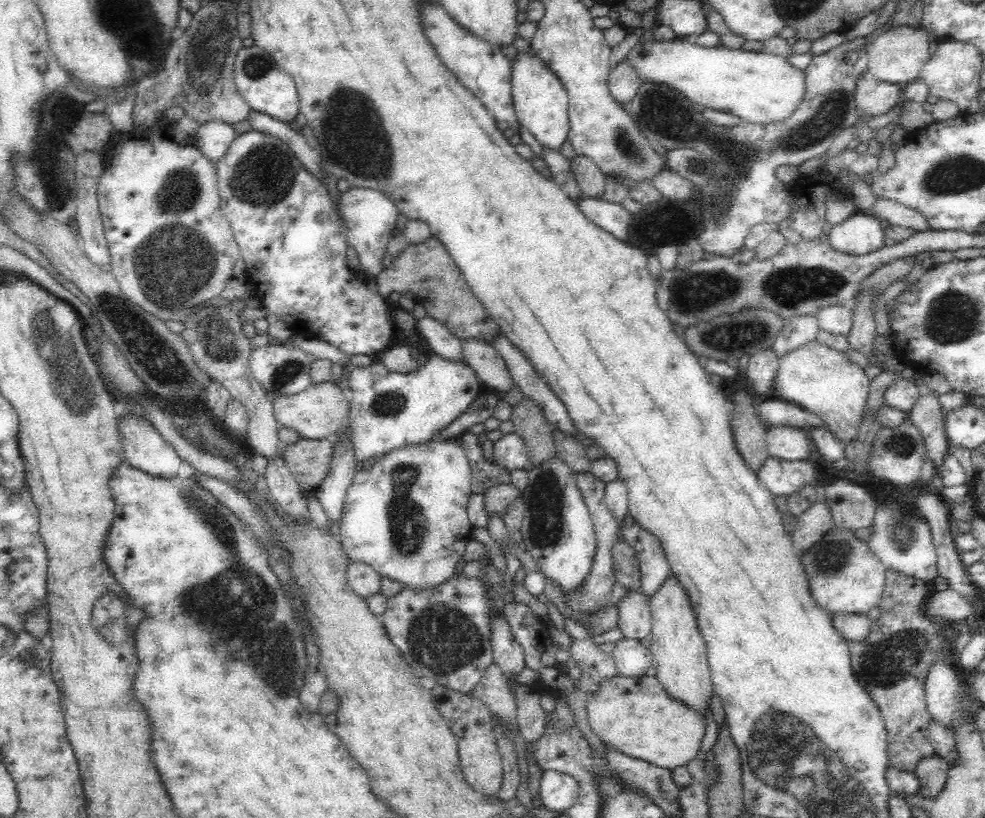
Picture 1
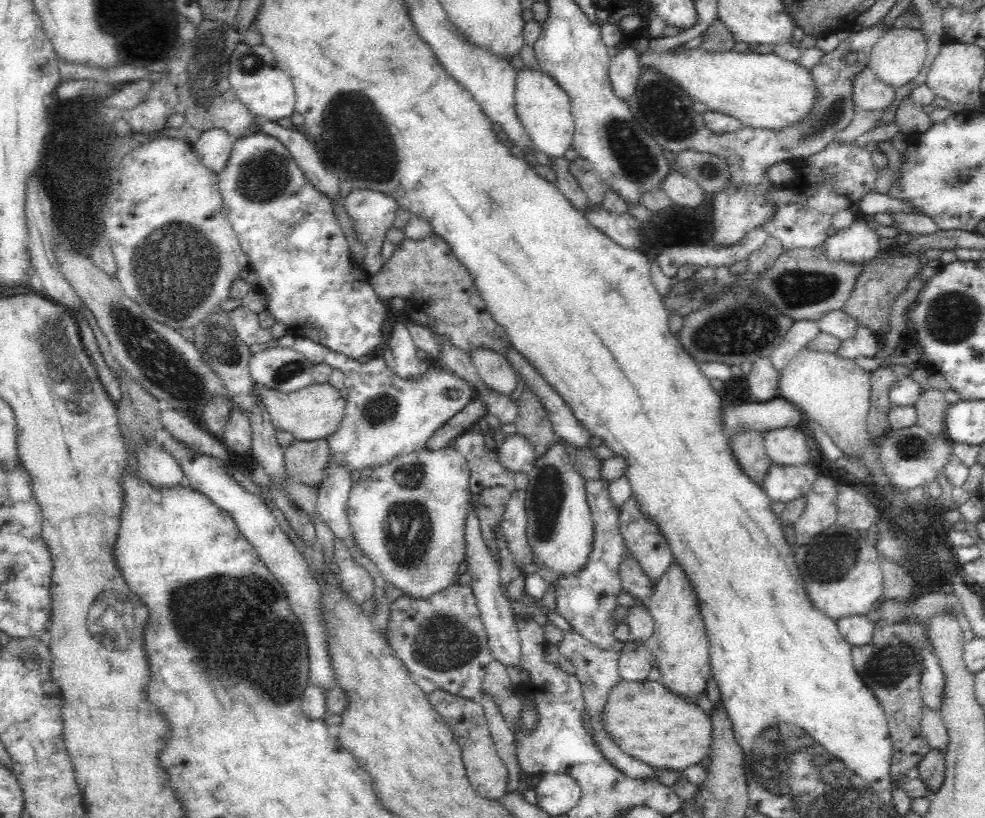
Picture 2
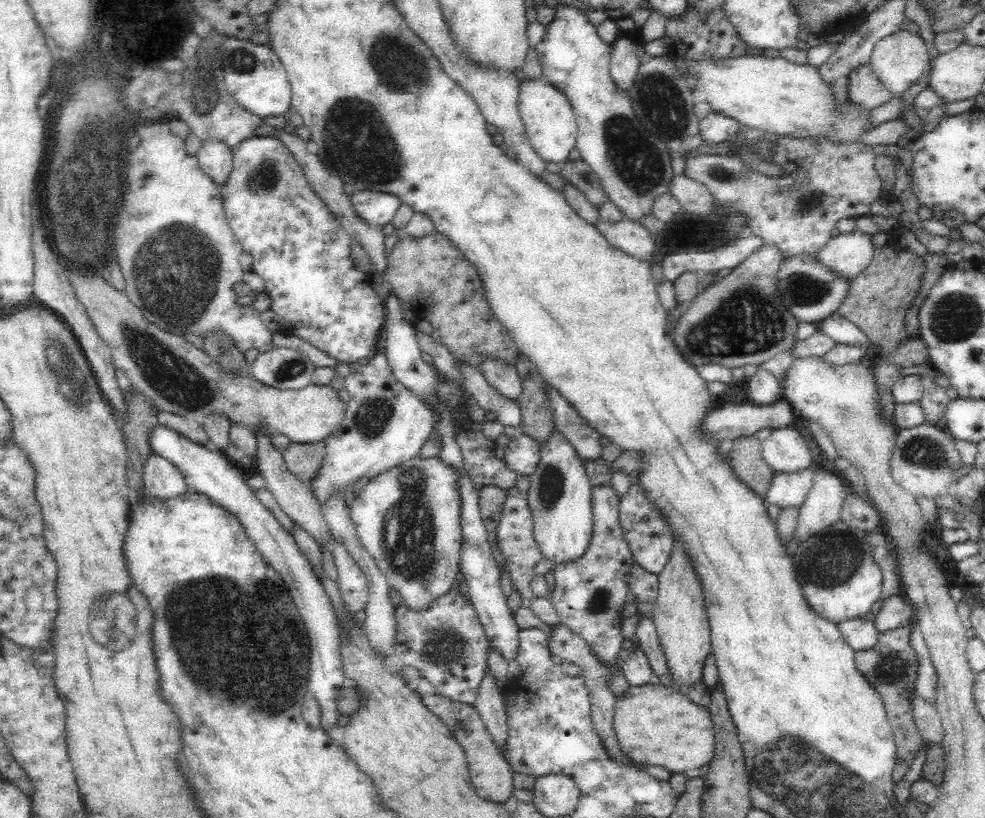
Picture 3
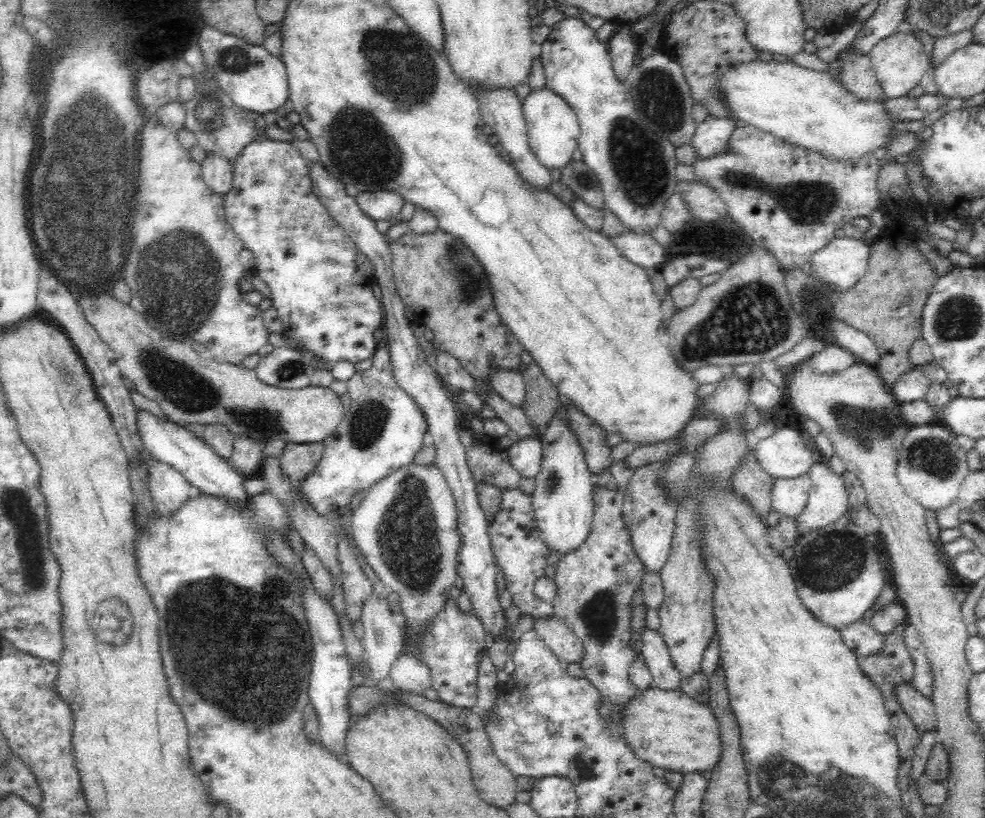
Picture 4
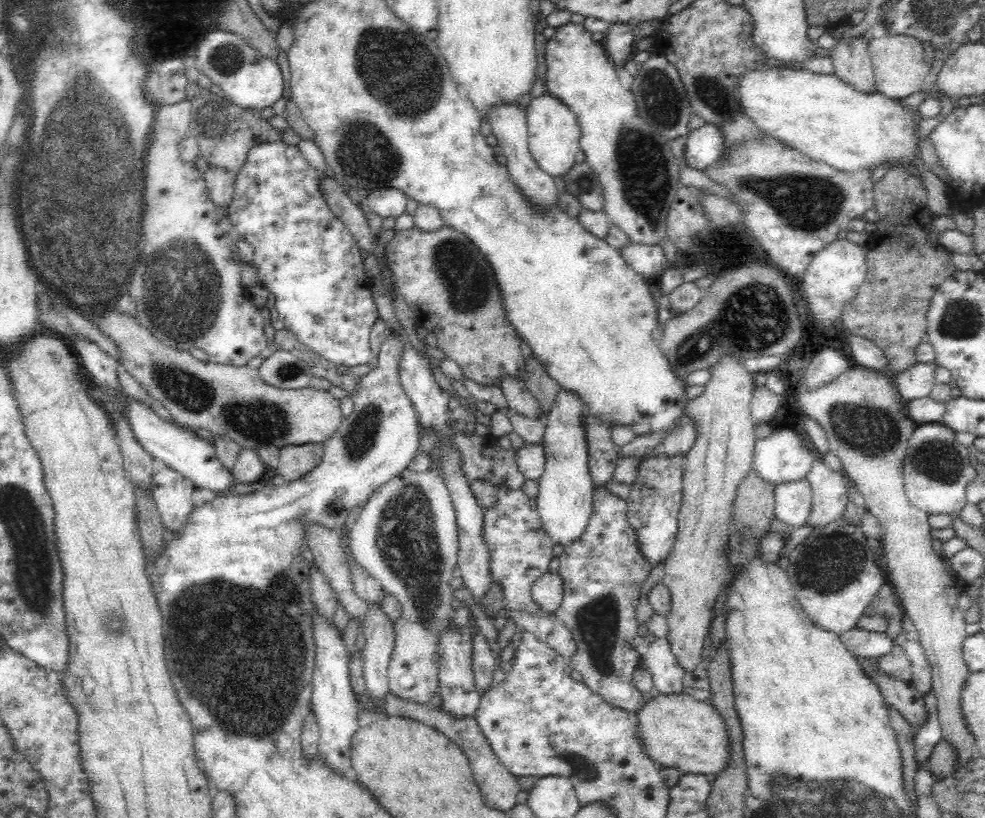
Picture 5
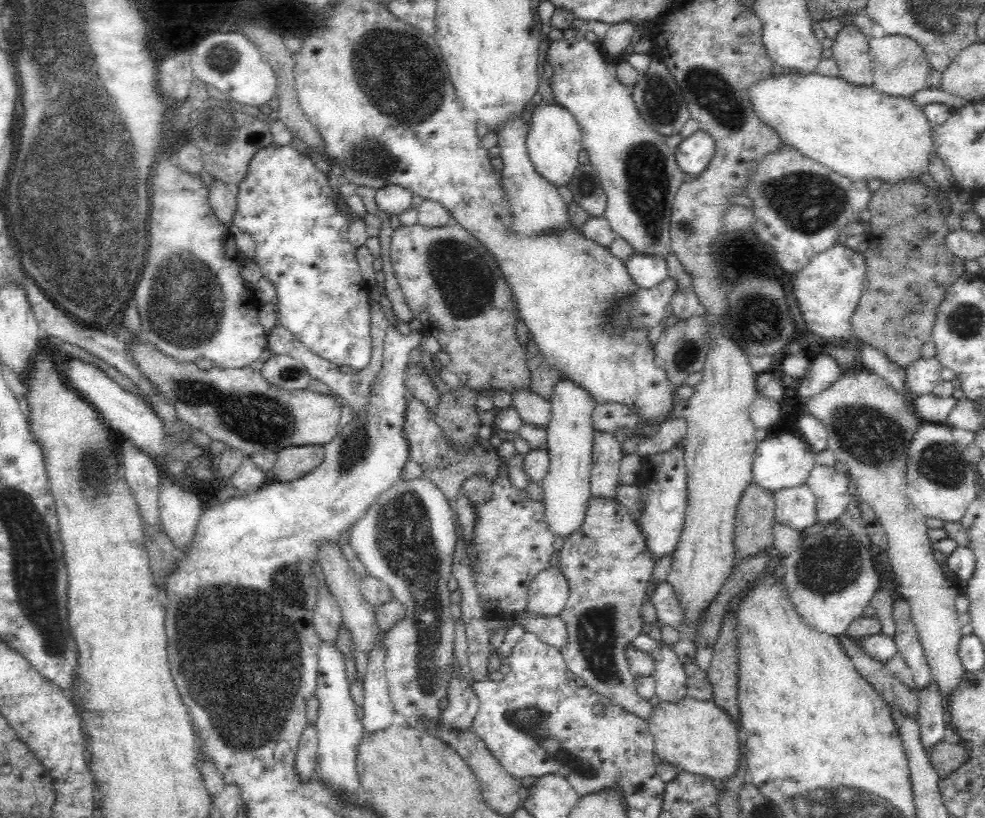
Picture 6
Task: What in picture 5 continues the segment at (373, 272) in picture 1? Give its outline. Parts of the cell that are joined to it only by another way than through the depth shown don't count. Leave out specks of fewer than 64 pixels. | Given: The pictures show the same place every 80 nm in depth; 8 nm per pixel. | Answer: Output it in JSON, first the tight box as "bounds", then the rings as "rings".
{"bounds":[361,188,409,223],"rings":[[[380,188],[361,200],[363,208],[381,216],[387,223],[406,212],[409,196],[396,188]]]}

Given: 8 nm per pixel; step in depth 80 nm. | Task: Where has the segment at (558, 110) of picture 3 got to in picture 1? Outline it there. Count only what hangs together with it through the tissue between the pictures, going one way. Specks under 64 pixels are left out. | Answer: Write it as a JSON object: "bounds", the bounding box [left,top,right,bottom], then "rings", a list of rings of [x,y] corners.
{"bounds":[511,52,570,152],"rings":[[[532,52],[520,53],[511,62],[511,85],[515,113],[519,124],[526,128],[544,149],[562,152],[570,130],[569,96],[560,79]]]}

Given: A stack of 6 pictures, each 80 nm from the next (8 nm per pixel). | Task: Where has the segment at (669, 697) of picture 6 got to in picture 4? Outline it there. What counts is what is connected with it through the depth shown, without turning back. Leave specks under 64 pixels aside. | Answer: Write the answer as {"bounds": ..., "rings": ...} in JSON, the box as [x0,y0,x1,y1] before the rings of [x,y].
{"bounds":[638,628,682,691],"rings":[[[643,628],[642,639],[638,646],[640,654],[644,657],[644,663],[653,676],[654,689],[665,691],[678,689],[682,676],[672,662],[670,651],[662,635]]]}

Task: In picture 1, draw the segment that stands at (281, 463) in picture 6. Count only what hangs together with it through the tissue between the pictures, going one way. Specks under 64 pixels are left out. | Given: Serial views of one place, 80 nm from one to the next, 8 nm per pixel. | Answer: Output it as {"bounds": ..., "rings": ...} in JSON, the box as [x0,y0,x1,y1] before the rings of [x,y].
{"bounds":[283,439,333,490],"rings":[[[332,439],[304,440],[283,445],[283,459],[302,490],[314,490],[328,474],[333,457]]]}

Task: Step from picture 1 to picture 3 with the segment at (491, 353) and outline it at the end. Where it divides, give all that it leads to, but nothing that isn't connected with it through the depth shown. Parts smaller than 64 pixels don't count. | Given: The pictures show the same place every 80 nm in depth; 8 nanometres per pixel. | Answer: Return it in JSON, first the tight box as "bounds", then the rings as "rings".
{"bounds":[480,360,523,402],"rings":[[[484,360],[480,367],[489,386],[505,398],[517,402],[522,394],[523,380],[514,365],[505,364],[502,360]]]}

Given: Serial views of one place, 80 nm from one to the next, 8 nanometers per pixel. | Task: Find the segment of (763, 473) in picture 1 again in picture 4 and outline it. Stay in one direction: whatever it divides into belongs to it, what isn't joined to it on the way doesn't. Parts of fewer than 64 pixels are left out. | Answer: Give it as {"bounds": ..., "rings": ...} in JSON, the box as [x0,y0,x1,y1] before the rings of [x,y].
{"bounds":[772,473,812,518],"rings":[[[808,473],[796,478],[779,478],[774,481],[772,493],[772,508],[781,518],[798,518],[804,514],[808,502],[808,491],[812,481]]]}

